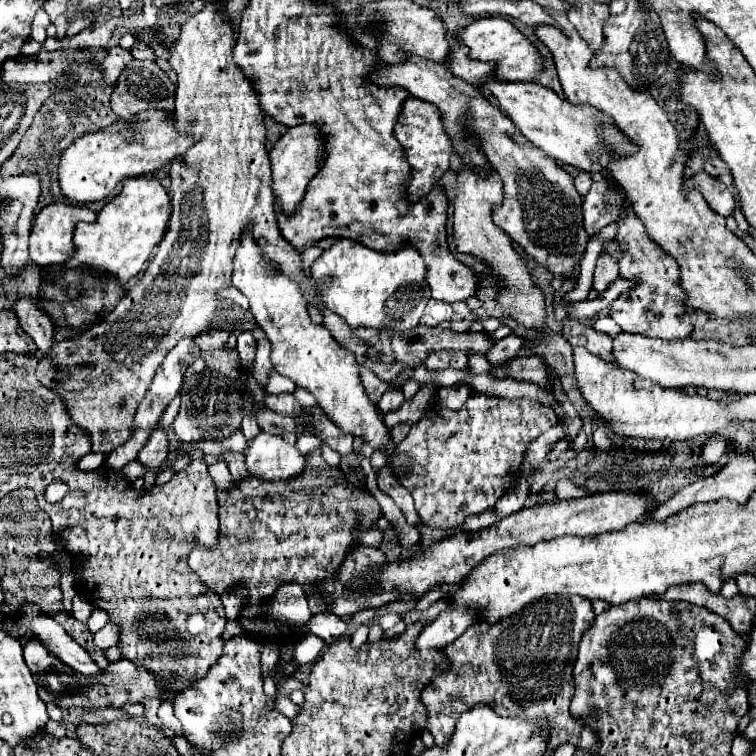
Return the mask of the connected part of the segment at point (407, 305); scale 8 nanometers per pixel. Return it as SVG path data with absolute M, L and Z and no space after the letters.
M338 238L328 250L320 254L310 272L320 282L324 276L332 276L330 284L322 282L324 304L328 310L342 316L352 328L370 326L392 328L400 332L414 328L420 324L422 312L432 298L428 292L428 282L424 280L424 258L408 244L398 250L384 252L372 250L358 240Z

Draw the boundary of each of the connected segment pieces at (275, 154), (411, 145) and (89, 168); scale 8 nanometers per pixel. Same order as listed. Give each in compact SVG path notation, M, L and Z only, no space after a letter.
M308 124L288 128L288 132L272 146L268 154L272 164L272 192L276 202L280 204L280 210L284 210L286 216L292 216L292 212L296 212L296 204L304 200L304 192L322 162L320 148L322 148L322 134L316 130L316 126Z
M408 96L406 102L402 104L400 118L395 125L395 135L400 146L406 152L406 158L412 166L412 180L408 186L408 200L420 200L424 198L430 188L442 178L442 174L450 168L450 158L452 158L452 142L446 136L442 128L442 114L434 104L428 104L420 98Z
M144 112L136 124L112 124L106 130L98 130L74 140L62 154L58 164L58 182L62 194L74 204L88 204L106 200L126 178L150 174L174 156L190 148L194 140L178 134L174 120L166 120L164 112Z

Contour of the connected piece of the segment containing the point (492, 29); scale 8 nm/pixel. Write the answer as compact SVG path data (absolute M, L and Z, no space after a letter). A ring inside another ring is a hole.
M488 16L472 22L466 28L458 28L456 32L460 40L470 48L472 60L484 60L484 62L494 62L496 64L496 78L506 80L506 82L530 82L534 76L544 70L542 54L538 48L508 20L498 18L498 16Z

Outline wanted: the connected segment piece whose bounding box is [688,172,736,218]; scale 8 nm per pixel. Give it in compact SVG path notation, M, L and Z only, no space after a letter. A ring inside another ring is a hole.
M698 172L698 174L694 174L694 176L688 178L688 186L694 186L694 188L696 188L696 184L698 184L698 190L702 192L702 196L706 198L708 206L710 206L716 214L720 214L720 216L724 216L724 218L732 216L734 206L736 206L732 188L728 188L726 184L722 184L720 180L712 178L712 176L706 174L706 172Z

